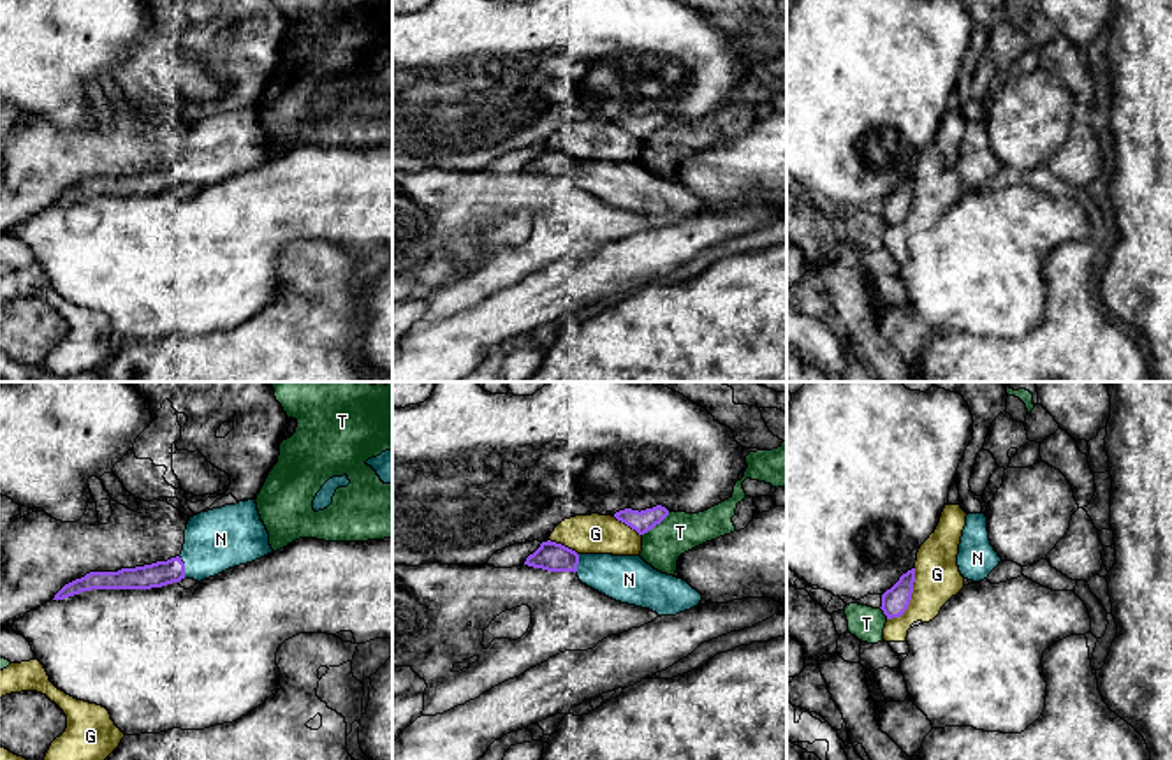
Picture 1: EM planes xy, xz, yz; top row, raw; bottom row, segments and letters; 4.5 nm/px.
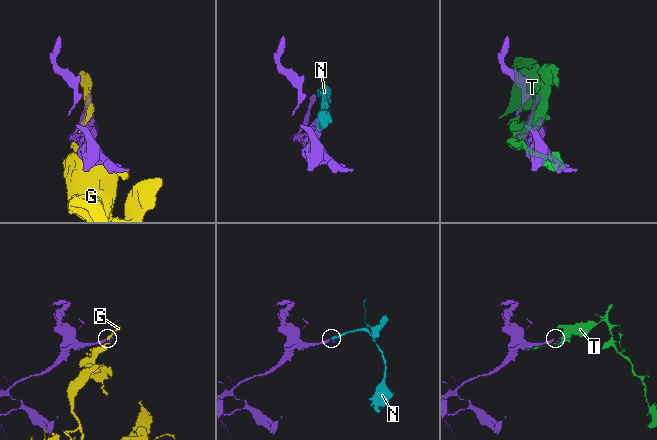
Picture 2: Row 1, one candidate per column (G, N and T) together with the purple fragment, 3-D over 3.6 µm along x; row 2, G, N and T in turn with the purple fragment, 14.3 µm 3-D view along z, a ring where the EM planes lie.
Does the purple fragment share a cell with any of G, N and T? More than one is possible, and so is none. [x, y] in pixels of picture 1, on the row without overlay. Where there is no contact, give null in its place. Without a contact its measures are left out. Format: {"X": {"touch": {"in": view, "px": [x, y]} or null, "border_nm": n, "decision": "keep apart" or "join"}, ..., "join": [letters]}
{"G": {"touch": {"in": "yz", "px": [910, 204]}, "border_nm": 280, "decision": "keep apart"}, "N": {"touch": {"in": "xy", "px": [183, 173]}, "border_nm": 110, "decision": "join"}, "T": {"touch": {"in": "xz", "px": [655, 131]}, "border_nm": 170, "decision": "keep apart"}, "join": ["N"]}

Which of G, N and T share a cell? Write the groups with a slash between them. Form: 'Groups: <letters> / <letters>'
Groups: G / N / T

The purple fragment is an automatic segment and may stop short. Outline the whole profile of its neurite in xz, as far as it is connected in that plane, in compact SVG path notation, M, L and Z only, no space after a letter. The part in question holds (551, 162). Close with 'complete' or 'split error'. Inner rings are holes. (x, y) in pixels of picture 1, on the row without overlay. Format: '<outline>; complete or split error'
M547 146L524 171L547 178L574 178L588 194L658 222L676 222L699 213L702 206L686 186L655 176L641 162L577 160Z; split error

